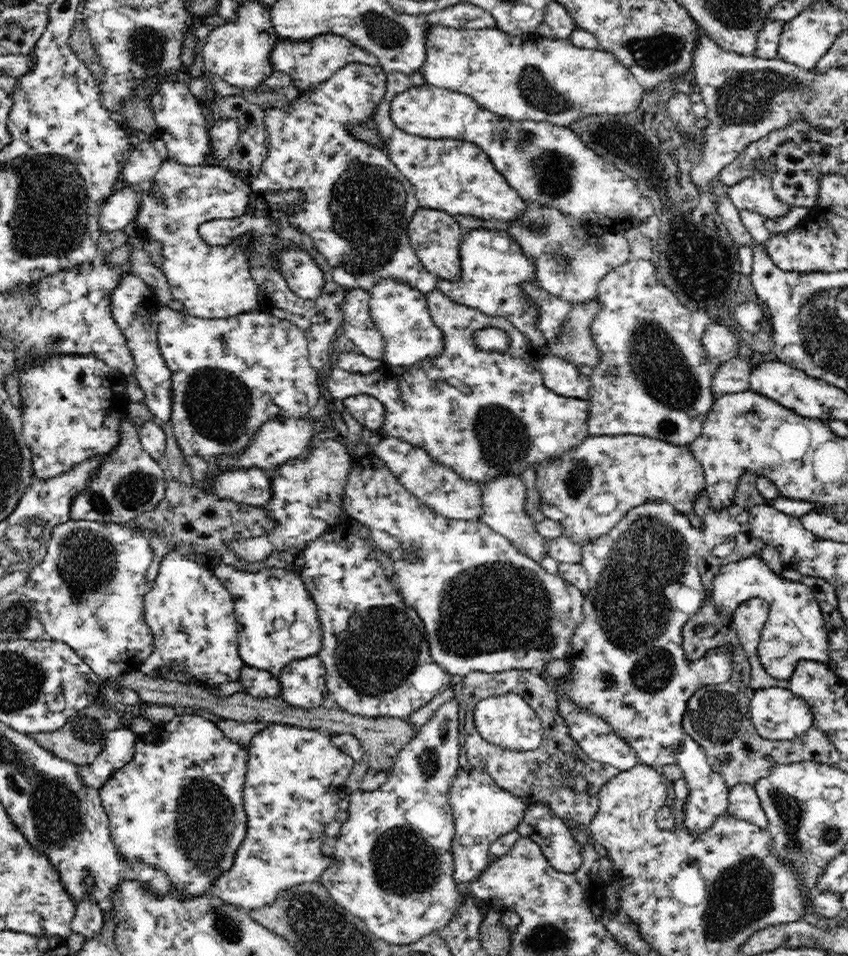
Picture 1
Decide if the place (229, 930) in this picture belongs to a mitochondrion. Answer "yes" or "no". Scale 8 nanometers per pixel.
yes

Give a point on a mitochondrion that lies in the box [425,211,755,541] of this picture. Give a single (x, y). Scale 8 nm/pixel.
(655, 359)

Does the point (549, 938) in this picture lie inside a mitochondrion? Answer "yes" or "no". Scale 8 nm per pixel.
yes

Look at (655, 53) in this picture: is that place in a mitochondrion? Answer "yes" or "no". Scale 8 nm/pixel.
yes

